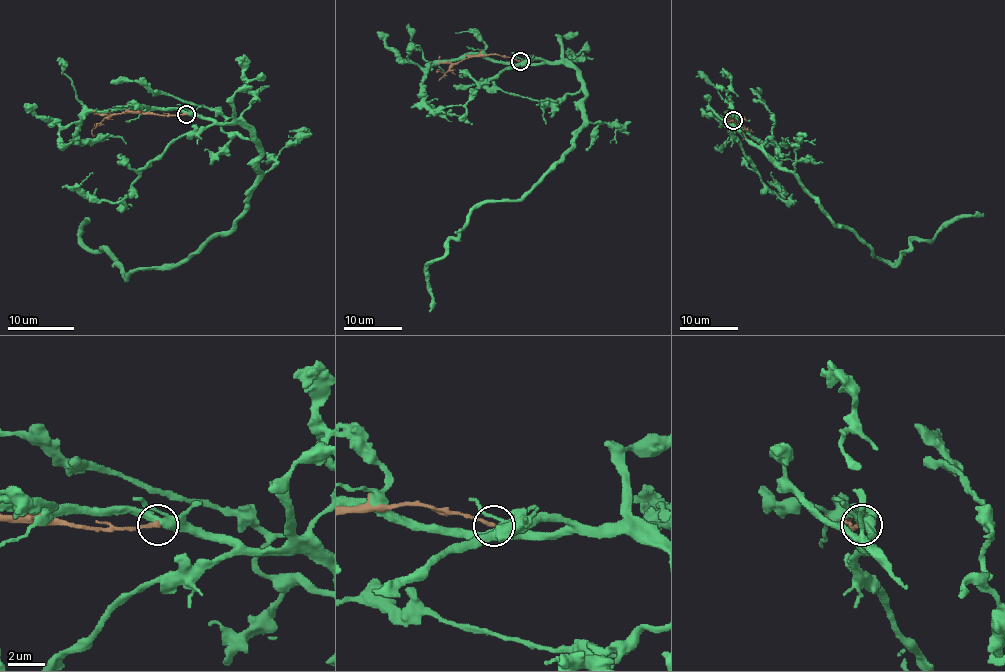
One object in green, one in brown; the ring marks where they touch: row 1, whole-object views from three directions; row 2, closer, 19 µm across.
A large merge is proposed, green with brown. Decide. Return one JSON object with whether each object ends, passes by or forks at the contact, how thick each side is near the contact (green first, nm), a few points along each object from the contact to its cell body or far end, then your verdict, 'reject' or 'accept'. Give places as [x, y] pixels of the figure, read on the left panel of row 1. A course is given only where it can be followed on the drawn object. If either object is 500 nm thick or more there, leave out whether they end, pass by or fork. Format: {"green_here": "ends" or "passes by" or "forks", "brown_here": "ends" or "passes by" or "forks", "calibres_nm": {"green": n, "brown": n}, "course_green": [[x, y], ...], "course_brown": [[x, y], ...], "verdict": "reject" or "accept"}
{"green_here": "forks", "brown_here": "ends", "calibres_nm": {"green": 400, "brown": 240}, "course_green": [[186, 114], [241, 123], [254, 136], [258, 177], [246, 212], [185, 261], [128, 276], [80, 237], [83, 221]], "course_brown": [[186, 114], [128, 113], [106, 116], [91, 131], [95, 136]], "verdict": "reject"}

